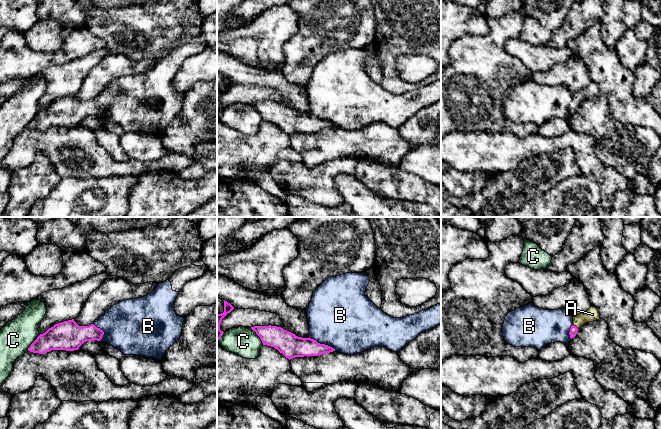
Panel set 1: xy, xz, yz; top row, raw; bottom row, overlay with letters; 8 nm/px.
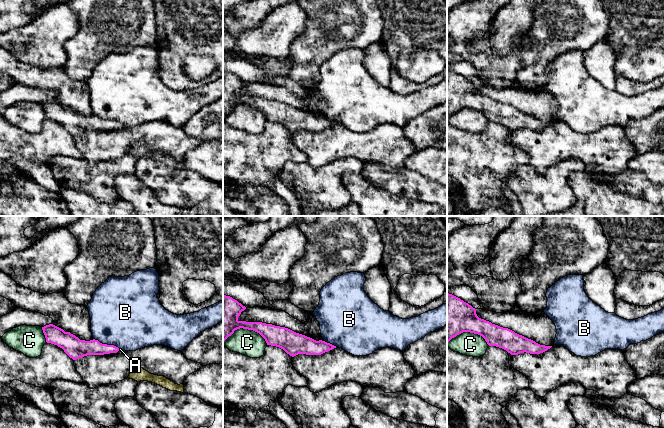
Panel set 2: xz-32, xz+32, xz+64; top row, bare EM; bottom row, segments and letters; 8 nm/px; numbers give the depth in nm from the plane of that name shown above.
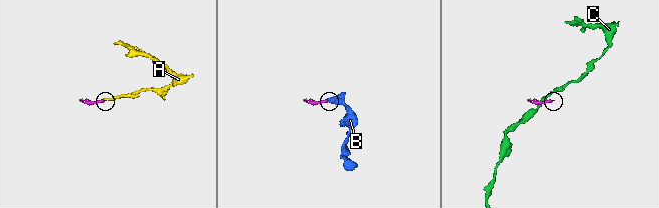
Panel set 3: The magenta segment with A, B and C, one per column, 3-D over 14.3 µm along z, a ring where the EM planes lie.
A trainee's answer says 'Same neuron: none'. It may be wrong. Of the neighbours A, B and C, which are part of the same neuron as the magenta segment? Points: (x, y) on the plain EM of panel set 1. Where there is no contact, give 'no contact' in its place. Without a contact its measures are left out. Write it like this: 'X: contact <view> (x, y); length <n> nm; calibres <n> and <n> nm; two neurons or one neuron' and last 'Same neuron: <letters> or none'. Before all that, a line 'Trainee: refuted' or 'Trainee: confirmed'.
Trainee: refuted
A: contact yz (576, 103); length 60 nm; calibres 60 and 110 nm; one neuron
B: contact xz (322, 120); length 240 nm; calibres 190 and 480 nm; two neurons
C: contact xz (258, 111); length 170 nm; calibres 190 and 220 nm; two neurons
Same neuron: A

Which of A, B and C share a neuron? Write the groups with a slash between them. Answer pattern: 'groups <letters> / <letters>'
groups A / B / C

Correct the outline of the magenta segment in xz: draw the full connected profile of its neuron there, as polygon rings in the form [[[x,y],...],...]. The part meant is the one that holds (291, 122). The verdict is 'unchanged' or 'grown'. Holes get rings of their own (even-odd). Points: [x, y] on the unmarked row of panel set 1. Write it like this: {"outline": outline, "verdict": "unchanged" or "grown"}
{"outline": [[[254,102],[251,105],[260,113],[263,121],[274,123],[289,136],[295,133],[318,132],[335,127],[328,121],[320,120],[310,113],[298,113],[281,103]]], "verdict": "unchanged"}

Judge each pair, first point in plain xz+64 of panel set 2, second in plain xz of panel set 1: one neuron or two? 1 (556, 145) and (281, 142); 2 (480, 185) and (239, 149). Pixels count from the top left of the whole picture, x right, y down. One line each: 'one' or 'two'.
1: two
2: one

